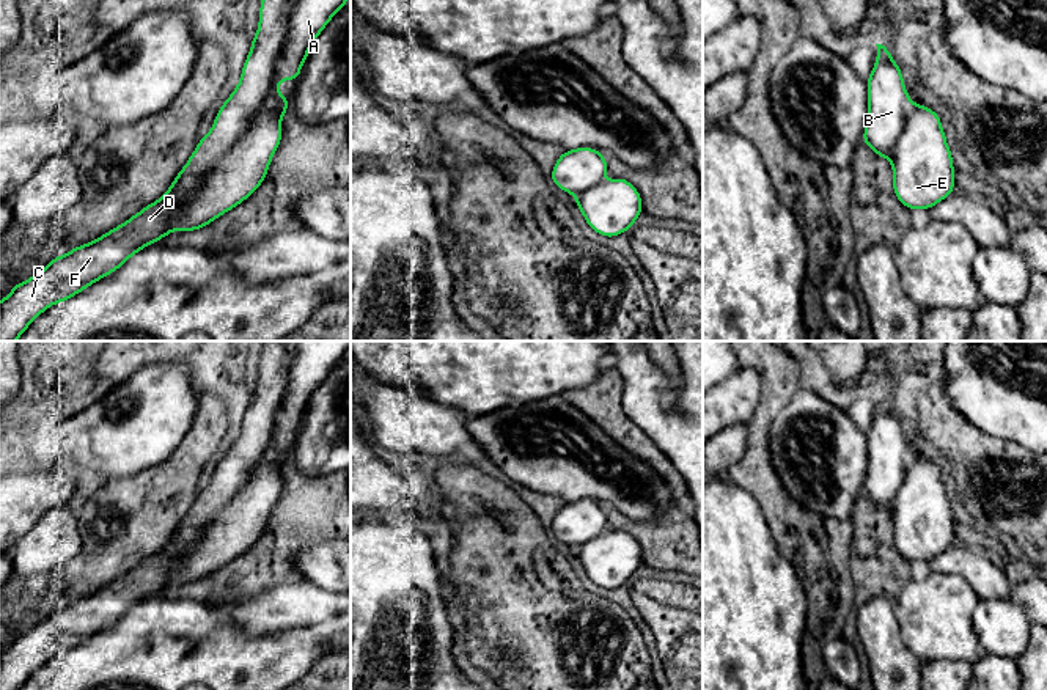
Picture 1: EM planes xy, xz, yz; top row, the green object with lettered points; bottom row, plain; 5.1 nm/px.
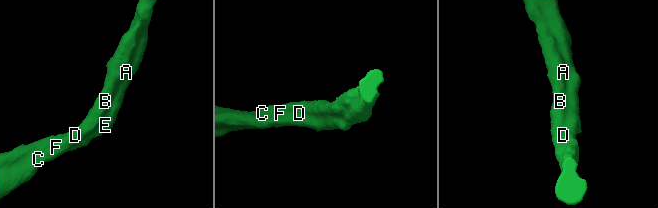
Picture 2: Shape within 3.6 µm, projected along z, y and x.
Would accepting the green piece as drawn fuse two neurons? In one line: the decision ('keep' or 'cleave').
keep

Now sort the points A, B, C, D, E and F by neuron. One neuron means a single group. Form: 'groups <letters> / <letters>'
groups A B C D E F

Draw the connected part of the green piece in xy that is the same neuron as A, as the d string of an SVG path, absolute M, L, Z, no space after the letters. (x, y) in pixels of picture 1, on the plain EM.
M266 341L258 384L252 391L239 437L223 454L209 486L200 490L197 501L165 547L104 588L63 608L53 608L42 622L14 637L13 643L0 652L0 690L19 690L50 657L64 654L110 627L146 597L159 594L176 582L204 580L255 545L266 531L274 505L281 494L281 470L288 462L289 450L280 446L278 434L297 432L313 393L344 360L349 349L351 341Z

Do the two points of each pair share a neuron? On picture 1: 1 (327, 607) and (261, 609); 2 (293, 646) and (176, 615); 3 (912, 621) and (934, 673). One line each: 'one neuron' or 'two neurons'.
1: one neuron
2: one neuron
3: one neuron

